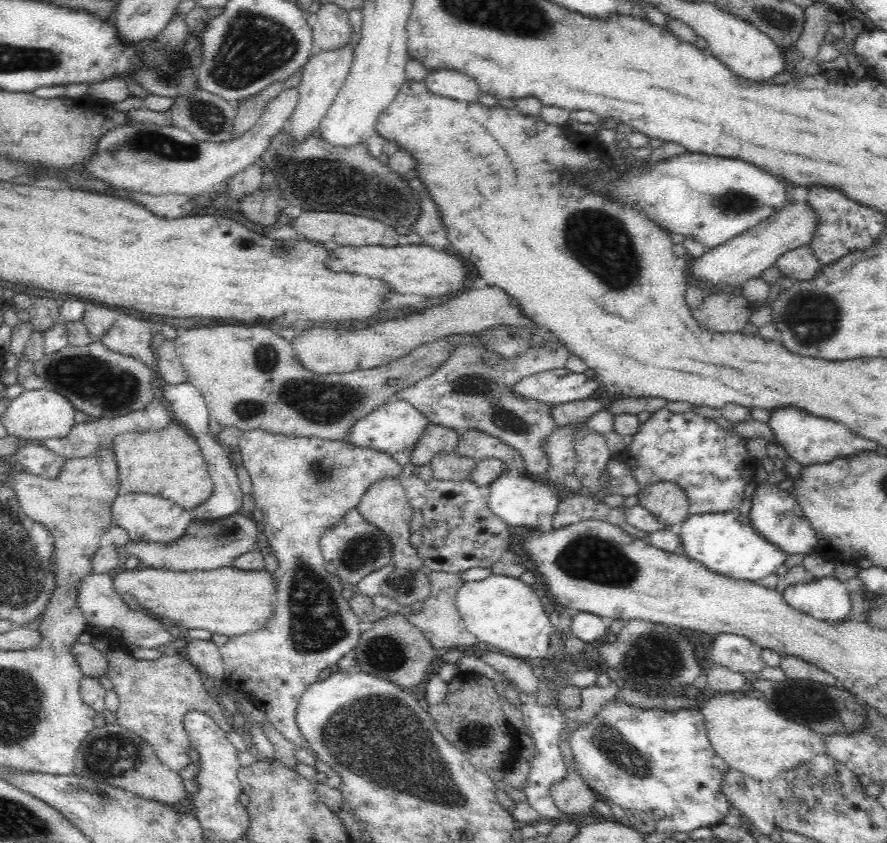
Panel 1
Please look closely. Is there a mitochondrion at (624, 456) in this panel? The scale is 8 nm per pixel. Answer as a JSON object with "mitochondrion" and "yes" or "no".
{"mitochondrion":"no"}

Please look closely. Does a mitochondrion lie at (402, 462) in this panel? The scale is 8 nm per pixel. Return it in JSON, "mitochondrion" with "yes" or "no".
{"mitochondrion":"no"}

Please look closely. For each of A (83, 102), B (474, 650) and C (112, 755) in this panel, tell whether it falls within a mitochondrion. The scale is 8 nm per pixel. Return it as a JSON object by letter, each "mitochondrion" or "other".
{"A":"other","B":"other","C":"mitochondrion"}

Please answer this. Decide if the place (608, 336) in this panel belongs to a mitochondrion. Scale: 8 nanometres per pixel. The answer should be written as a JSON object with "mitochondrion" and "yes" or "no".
{"mitochondrion":"no"}

